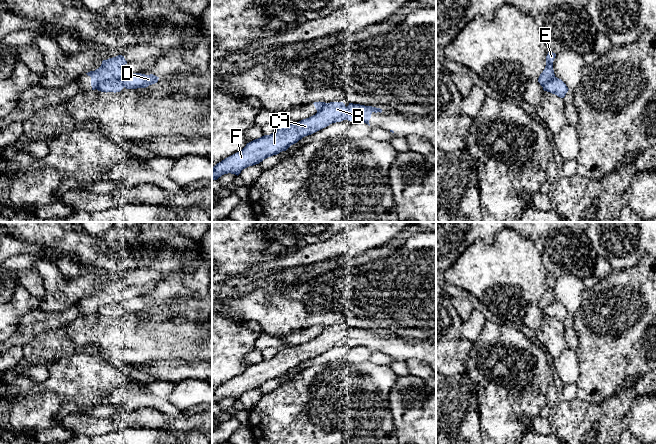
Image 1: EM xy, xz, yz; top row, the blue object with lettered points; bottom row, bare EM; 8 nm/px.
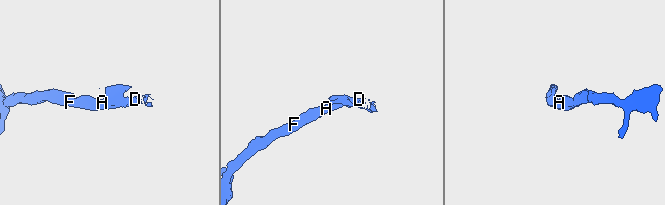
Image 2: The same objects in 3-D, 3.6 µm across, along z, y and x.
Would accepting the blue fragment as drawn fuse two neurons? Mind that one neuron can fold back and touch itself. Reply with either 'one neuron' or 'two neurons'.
one neuron

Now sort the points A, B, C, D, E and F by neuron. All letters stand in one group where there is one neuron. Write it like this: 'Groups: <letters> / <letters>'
Groups: A B C D E F

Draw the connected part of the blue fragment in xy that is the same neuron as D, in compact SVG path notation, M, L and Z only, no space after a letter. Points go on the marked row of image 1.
M118 55L107 60L103 60L101 66L95 71L90 71L86 73L91 77L91 86L92 90L97 89L101 92L120 92L124 87L126 89L137 89L137 88L146 88L149 85L155 84L158 82L159 77L150 74L145 75L141 73L130 73L126 74L124 71L124 65L127 64L124 56Z

